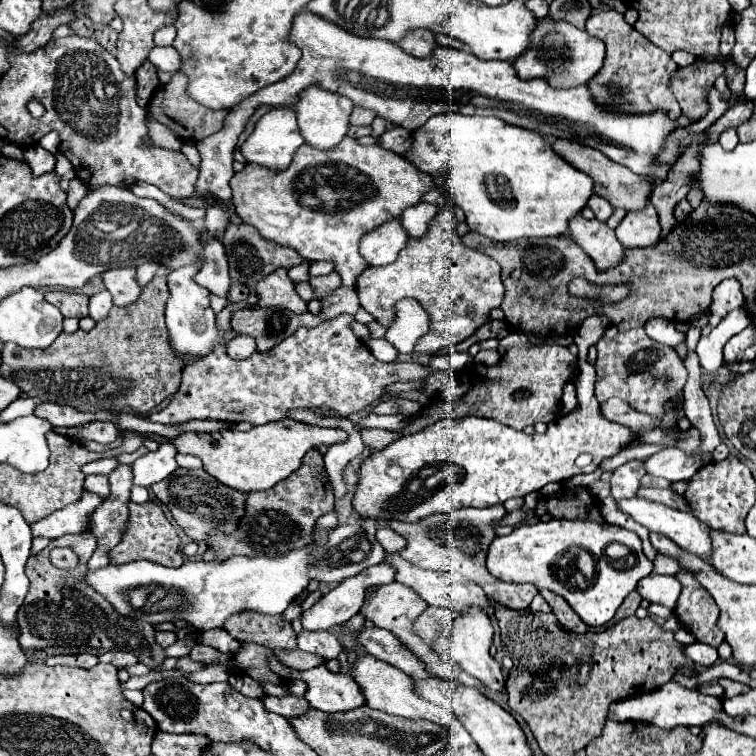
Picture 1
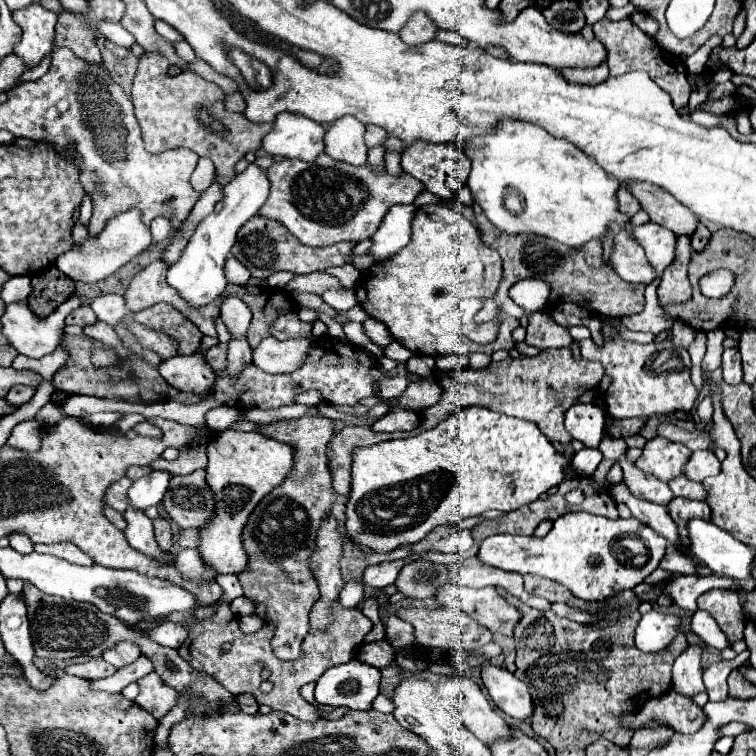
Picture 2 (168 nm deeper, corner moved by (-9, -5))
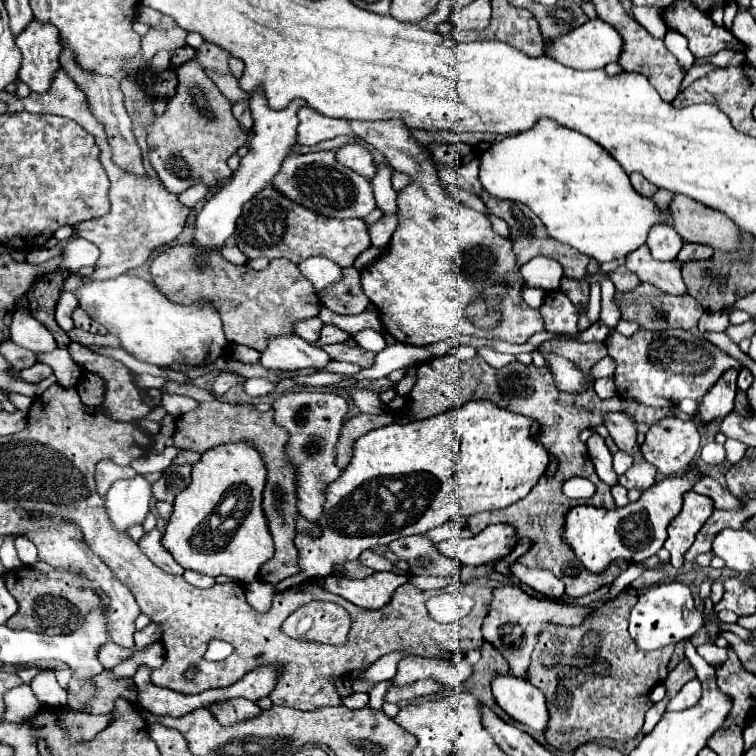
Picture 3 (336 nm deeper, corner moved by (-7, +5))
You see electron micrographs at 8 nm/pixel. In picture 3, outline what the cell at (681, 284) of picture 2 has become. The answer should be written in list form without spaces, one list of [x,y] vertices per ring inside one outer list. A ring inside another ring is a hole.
[[[641,284],[637,290],[633,290],[629,294],[615,294],[615,302],[621,308],[621,314],[625,320],[635,320],[641,328],[647,328],[647,330],[667,330],[667,328],[695,330],[697,322],[703,314],[701,306],[697,304],[697,300],[693,296],[689,296],[689,294],[671,296],[649,284]]]

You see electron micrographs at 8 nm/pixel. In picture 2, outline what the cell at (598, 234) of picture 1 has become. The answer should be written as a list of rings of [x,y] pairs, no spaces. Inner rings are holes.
[[[619,232],[615,236],[615,250],[611,254],[613,270],[627,282],[651,284],[657,278],[657,272],[651,270],[651,264],[639,242],[633,240],[631,232]]]

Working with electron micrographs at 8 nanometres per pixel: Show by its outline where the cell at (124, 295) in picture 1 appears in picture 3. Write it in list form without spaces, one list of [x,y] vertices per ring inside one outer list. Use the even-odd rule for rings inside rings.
[[[173,246],[161,252],[149,266],[153,286],[171,302],[191,306],[207,300],[221,314],[225,336],[233,344],[263,350],[267,338],[293,332],[293,322],[319,314],[319,298],[313,284],[287,258],[271,260],[265,270],[253,270],[247,264],[233,266],[221,254],[213,258],[209,270],[193,266],[193,246]]]

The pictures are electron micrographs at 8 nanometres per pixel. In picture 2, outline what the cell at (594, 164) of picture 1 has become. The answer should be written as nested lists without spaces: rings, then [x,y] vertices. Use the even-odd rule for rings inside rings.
[[[631,182],[631,192],[639,198],[641,208],[651,216],[651,222],[657,222],[669,228],[675,236],[693,236],[699,226],[699,218],[679,204],[667,190],[649,184],[649,182]]]

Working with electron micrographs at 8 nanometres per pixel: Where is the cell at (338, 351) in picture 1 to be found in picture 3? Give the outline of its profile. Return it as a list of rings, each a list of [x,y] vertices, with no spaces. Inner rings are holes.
[[[331,360],[327,362],[325,368],[321,368],[321,372],[333,372],[333,374],[341,374],[341,376],[355,376],[357,372],[361,370],[359,364],[351,364],[351,362],[337,362],[337,360]]]

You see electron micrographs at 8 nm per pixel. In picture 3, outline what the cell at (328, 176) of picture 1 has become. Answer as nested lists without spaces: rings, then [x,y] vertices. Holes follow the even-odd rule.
[[[321,150],[309,154],[289,154],[281,162],[279,174],[273,178],[273,188],[285,198],[327,218],[365,218],[375,210],[373,184],[355,170],[335,160],[335,150]]]

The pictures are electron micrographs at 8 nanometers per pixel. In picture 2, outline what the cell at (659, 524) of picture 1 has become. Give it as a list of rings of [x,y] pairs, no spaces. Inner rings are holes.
[[[705,520],[689,522],[691,554],[719,576],[749,578],[755,564],[755,550],[733,538],[727,530]]]

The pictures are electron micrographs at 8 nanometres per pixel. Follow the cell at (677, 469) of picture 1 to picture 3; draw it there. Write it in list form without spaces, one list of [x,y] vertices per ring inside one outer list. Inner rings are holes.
[[[709,442],[701,450],[701,458],[707,464],[721,464],[725,460],[725,448],[721,444],[717,444],[717,442]]]

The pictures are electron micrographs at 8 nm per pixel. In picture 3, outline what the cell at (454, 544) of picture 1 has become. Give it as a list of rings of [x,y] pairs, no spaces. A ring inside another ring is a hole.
[[[513,562],[509,566],[509,576],[517,578],[519,582],[527,584],[529,588],[541,592],[547,598],[559,598],[565,590],[563,582],[557,580],[553,574],[549,574],[549,570],[531,570],[519,562]]]

